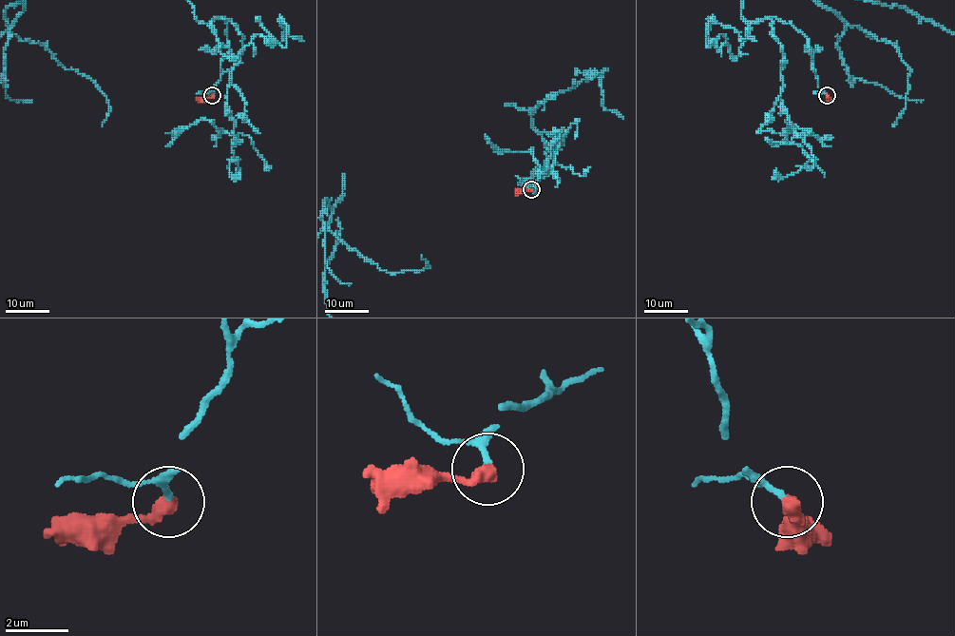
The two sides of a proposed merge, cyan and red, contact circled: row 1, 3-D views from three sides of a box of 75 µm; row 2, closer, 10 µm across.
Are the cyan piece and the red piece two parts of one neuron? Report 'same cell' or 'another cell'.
same cell

